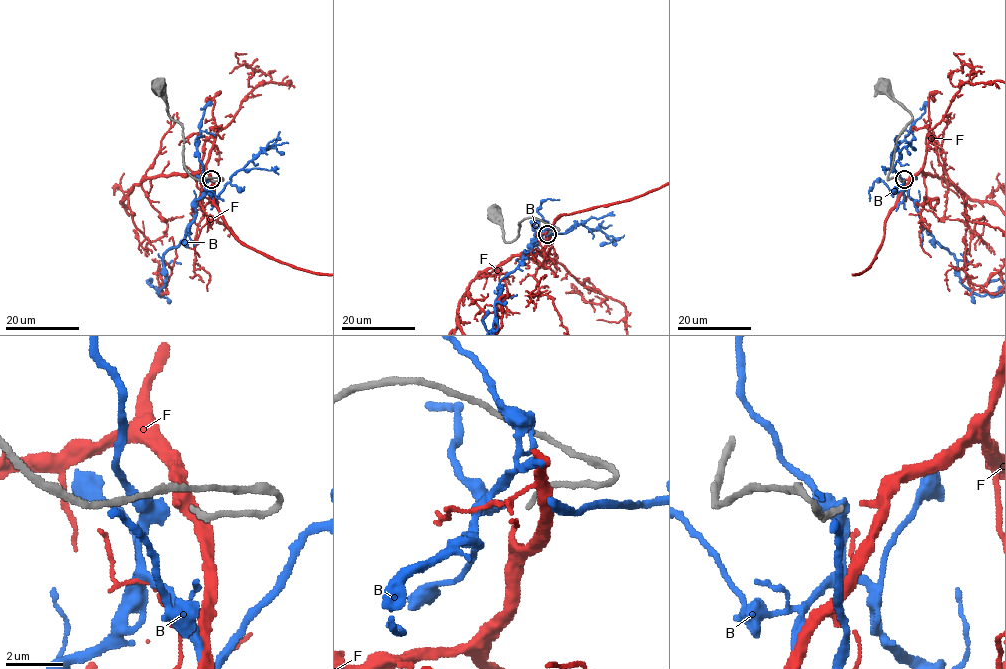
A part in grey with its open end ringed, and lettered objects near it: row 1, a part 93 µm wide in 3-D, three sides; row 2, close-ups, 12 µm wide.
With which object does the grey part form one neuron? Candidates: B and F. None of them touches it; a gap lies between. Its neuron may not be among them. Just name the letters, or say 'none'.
F

